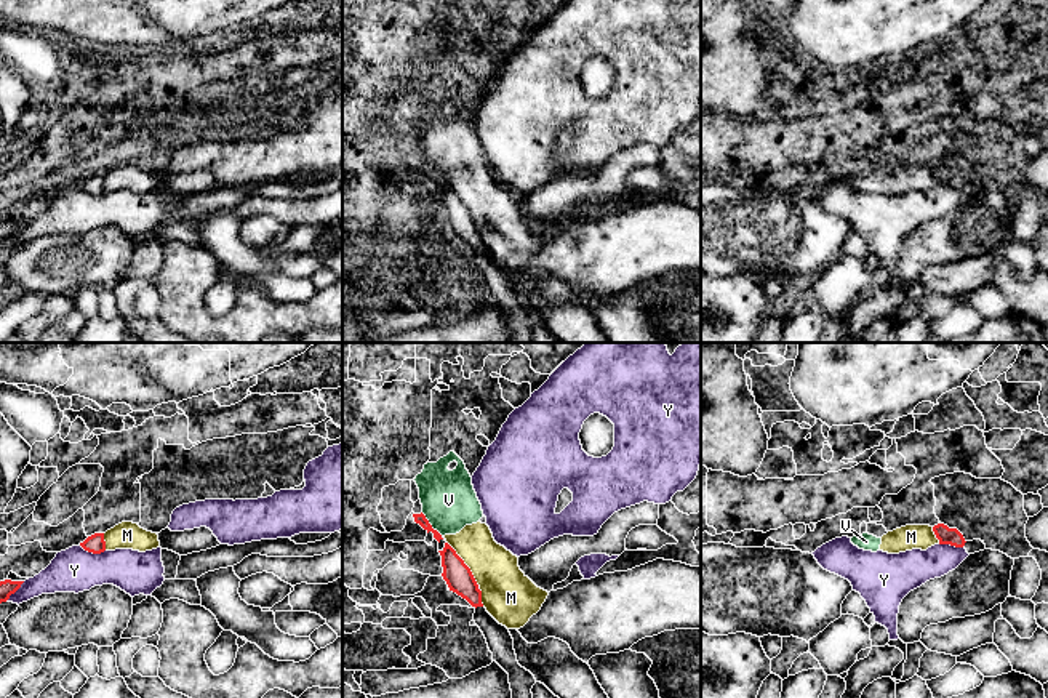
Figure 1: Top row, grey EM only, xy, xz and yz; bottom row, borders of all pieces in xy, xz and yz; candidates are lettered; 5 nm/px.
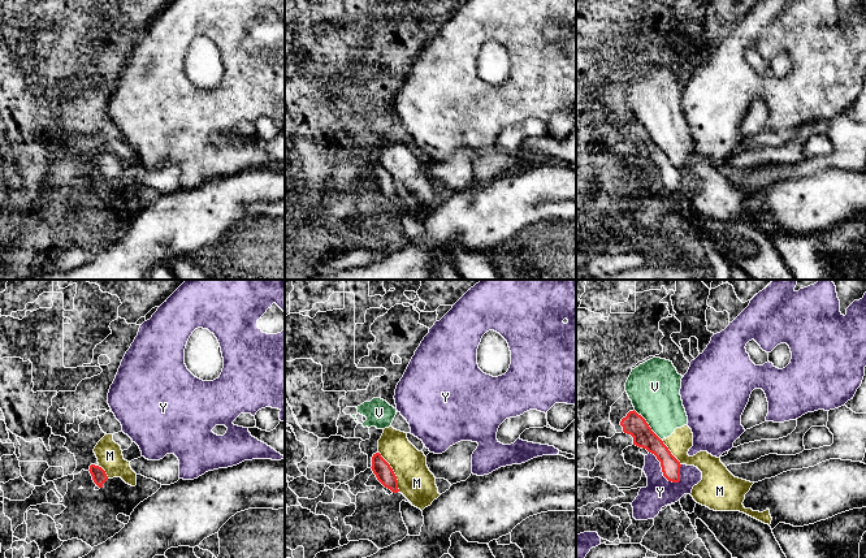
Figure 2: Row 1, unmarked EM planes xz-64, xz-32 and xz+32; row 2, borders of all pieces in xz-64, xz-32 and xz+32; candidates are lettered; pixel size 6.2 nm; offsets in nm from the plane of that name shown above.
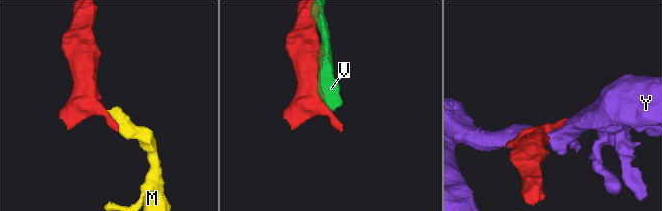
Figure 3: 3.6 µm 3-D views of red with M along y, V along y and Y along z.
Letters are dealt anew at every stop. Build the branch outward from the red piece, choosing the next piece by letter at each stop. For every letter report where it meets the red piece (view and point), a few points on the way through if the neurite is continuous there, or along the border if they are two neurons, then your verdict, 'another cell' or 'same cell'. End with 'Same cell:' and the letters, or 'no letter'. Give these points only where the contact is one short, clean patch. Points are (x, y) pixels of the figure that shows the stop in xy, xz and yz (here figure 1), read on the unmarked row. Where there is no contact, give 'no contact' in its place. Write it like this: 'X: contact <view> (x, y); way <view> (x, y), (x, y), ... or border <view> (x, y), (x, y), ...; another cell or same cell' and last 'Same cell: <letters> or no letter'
M: contact xz (464, 205); border xz (447, 183), (479, 226); another cell
V: contact xz (431, 167); another cell
Y: contact xy (93, 194); another cell
Same cell: no letter

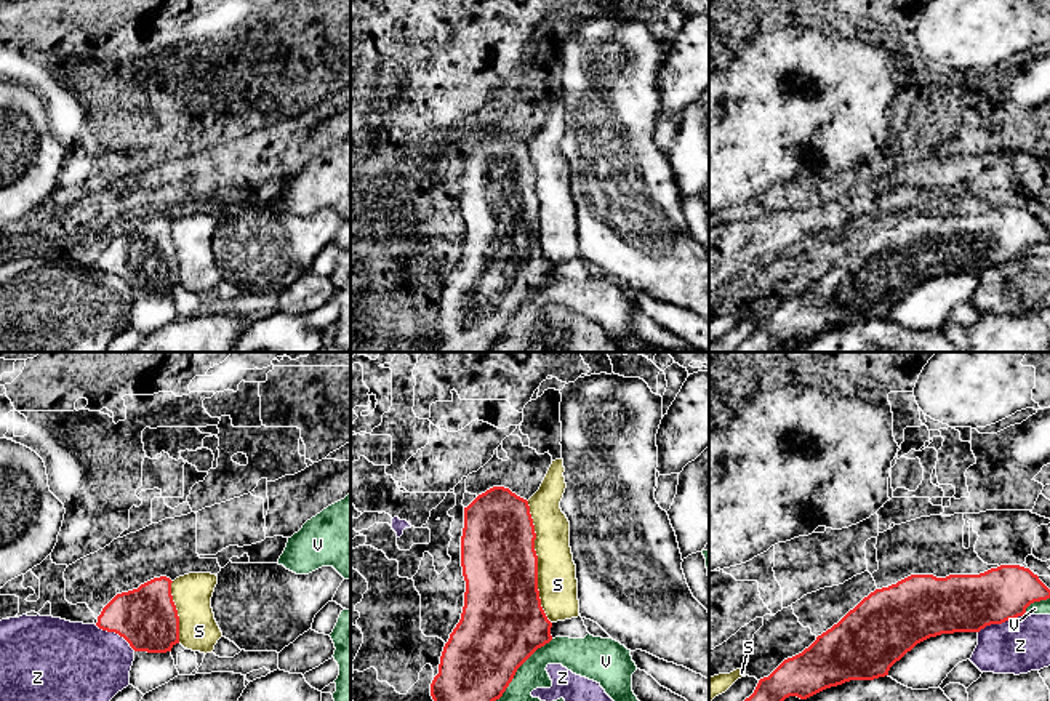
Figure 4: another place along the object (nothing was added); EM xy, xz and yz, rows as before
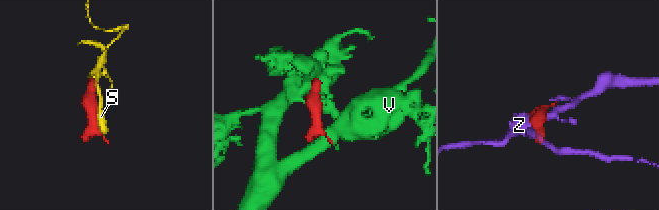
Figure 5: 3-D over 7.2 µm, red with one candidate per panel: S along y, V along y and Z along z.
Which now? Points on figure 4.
S: contact xz (537, 204); another cell
V: contact xz (516, 312); another cell
Z: contact yz (1001, 264); another cell
Same cell: no letter

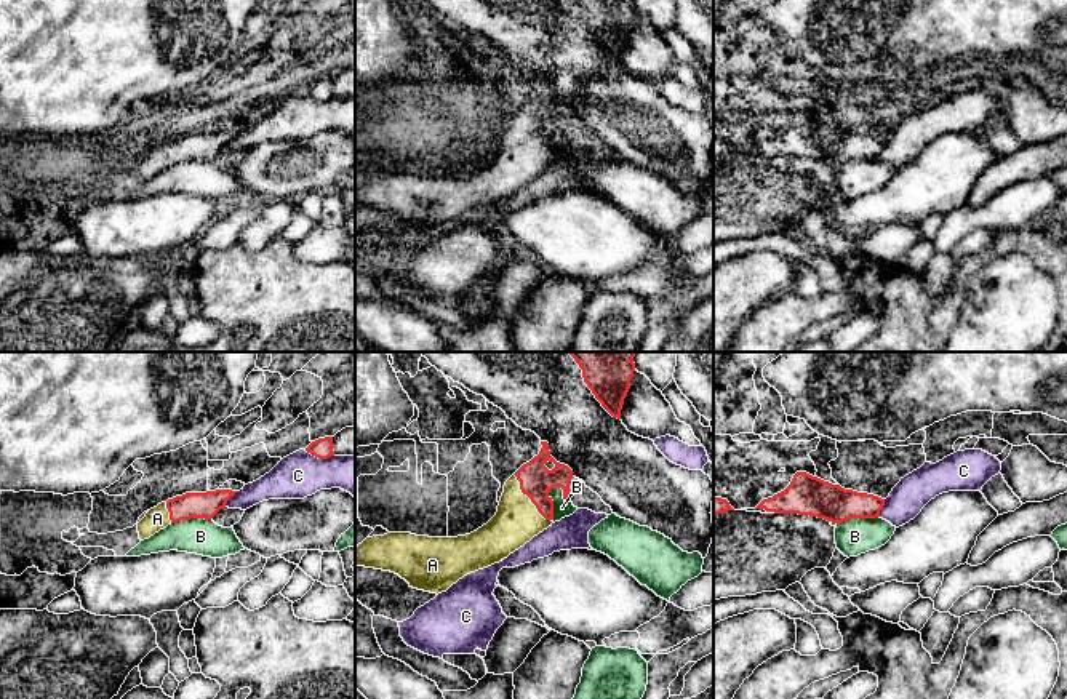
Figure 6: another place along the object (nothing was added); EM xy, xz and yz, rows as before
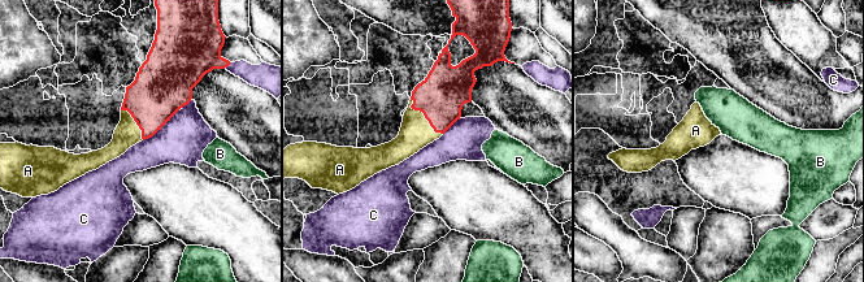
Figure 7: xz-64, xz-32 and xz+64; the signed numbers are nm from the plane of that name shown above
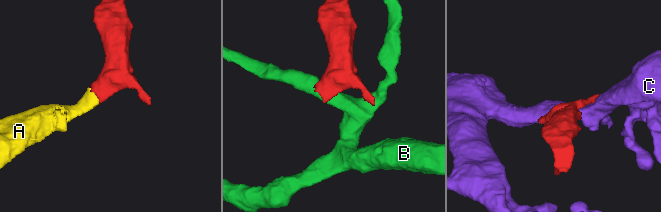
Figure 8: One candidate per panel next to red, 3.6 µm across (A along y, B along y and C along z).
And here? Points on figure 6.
A: contact xz (530, 139); way xz (536, 122), (530, 128), (530, 139), (517, 162); same cell
B: contact xz (552, 143); border xz (560, 128), (554, 128), (549, 135), (552, 162); another cell
C: contact xy (319, 99); another cell
Same cell: A

